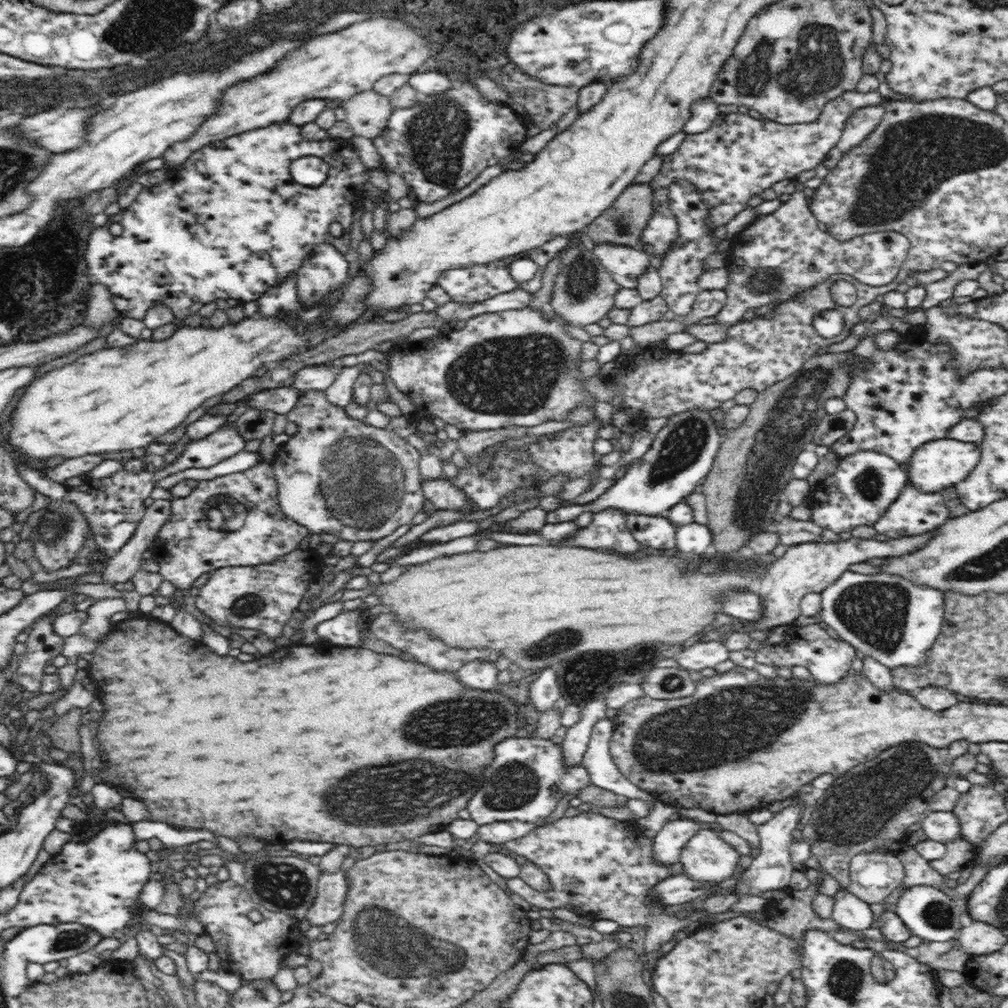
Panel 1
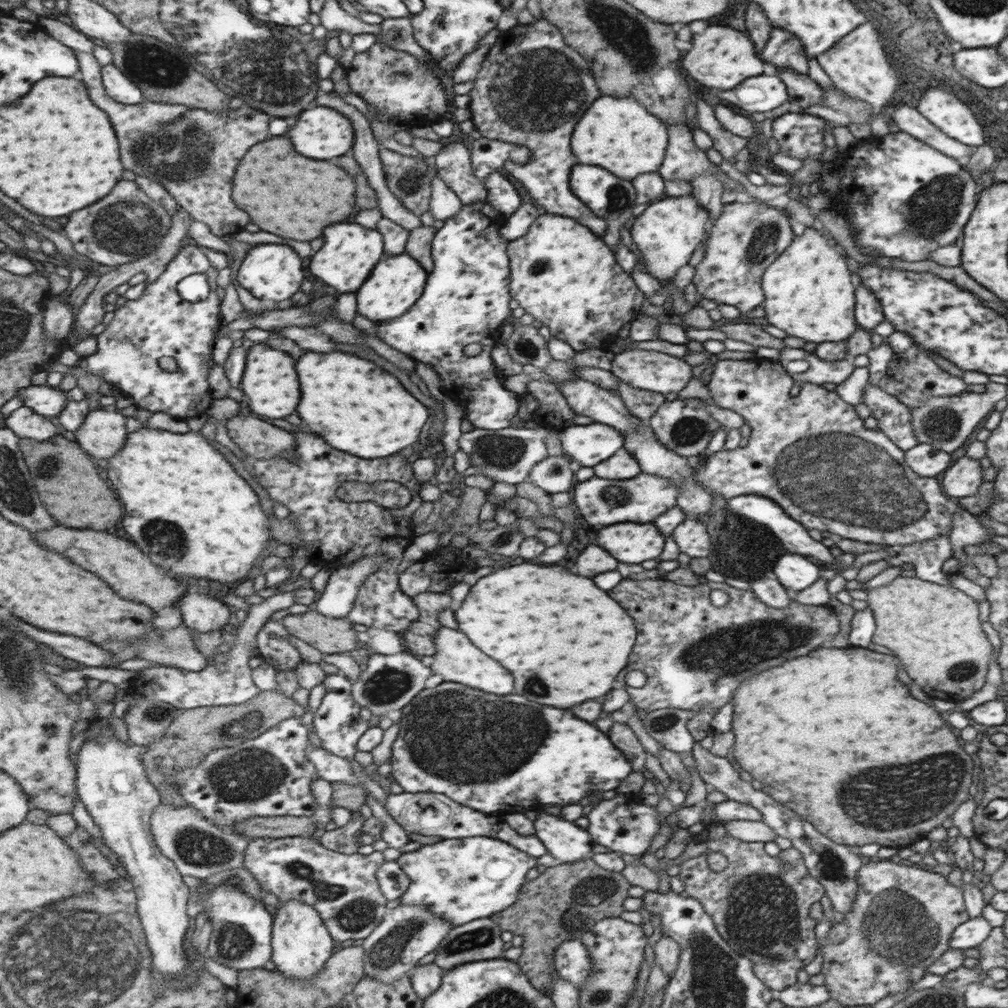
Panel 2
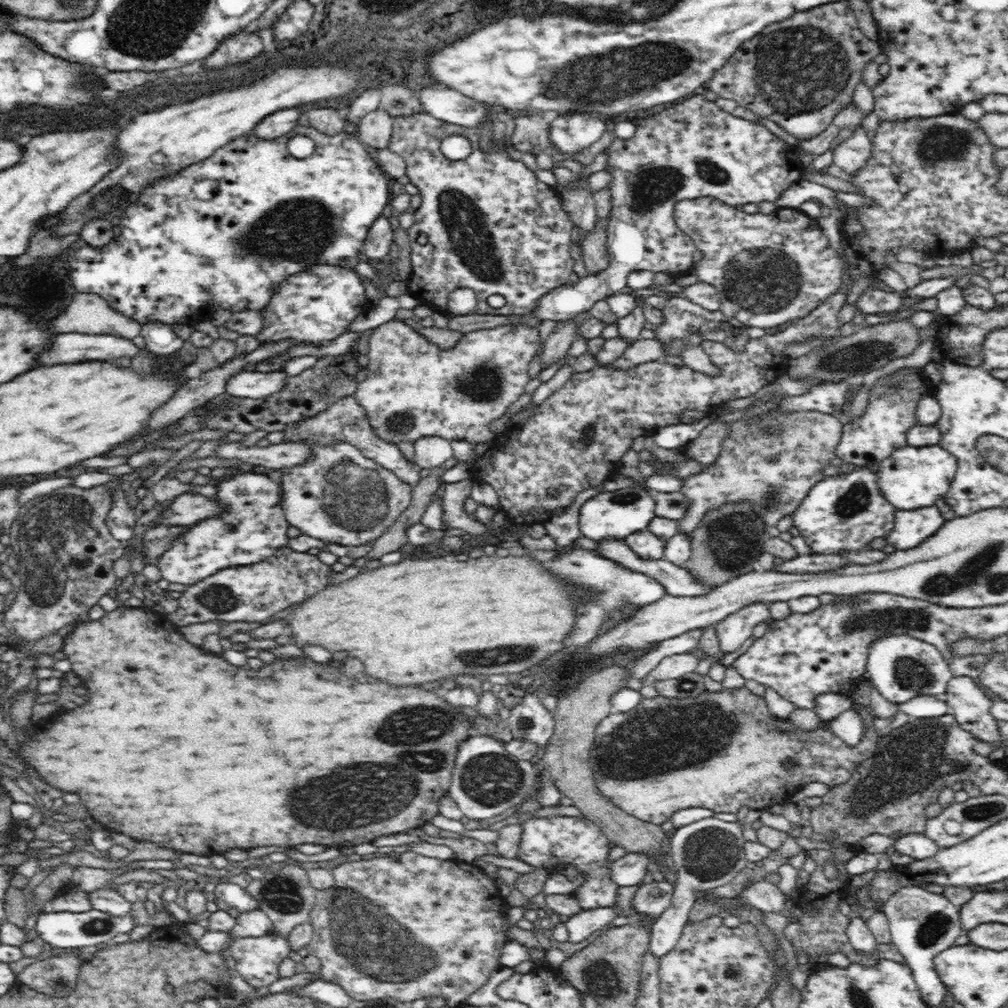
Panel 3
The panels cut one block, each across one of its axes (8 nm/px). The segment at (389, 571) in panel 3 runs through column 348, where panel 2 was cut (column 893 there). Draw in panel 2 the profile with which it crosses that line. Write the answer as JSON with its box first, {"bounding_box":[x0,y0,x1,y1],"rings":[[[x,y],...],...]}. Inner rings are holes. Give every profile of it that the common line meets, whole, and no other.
{"bounding_box":[866,576,991,701],"rings":[[[897,576],[885,586],[867,590],[866,598],[875,623],[871,644],[891,650],[893,656],[901,660],[907,676],[923,692],[955,701],[983,686],[991,644],[979,628],[977,604],[969,596],[950,586]],[[961,664],[971,664],[979,676],[973,674],[967,680],[951,680],[949,672]]]}

